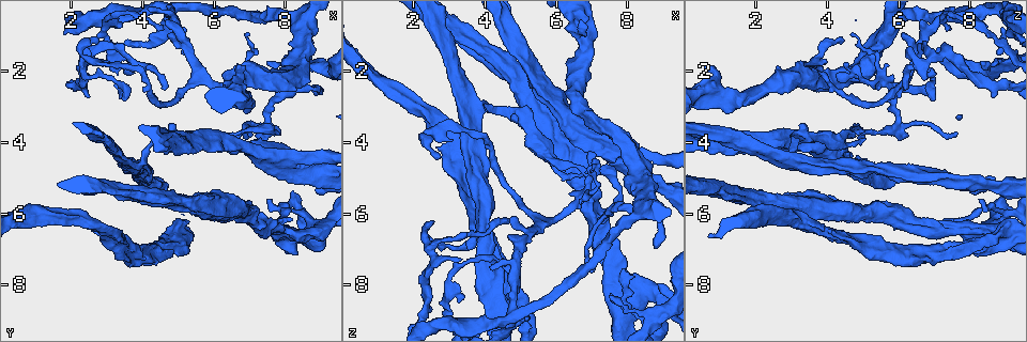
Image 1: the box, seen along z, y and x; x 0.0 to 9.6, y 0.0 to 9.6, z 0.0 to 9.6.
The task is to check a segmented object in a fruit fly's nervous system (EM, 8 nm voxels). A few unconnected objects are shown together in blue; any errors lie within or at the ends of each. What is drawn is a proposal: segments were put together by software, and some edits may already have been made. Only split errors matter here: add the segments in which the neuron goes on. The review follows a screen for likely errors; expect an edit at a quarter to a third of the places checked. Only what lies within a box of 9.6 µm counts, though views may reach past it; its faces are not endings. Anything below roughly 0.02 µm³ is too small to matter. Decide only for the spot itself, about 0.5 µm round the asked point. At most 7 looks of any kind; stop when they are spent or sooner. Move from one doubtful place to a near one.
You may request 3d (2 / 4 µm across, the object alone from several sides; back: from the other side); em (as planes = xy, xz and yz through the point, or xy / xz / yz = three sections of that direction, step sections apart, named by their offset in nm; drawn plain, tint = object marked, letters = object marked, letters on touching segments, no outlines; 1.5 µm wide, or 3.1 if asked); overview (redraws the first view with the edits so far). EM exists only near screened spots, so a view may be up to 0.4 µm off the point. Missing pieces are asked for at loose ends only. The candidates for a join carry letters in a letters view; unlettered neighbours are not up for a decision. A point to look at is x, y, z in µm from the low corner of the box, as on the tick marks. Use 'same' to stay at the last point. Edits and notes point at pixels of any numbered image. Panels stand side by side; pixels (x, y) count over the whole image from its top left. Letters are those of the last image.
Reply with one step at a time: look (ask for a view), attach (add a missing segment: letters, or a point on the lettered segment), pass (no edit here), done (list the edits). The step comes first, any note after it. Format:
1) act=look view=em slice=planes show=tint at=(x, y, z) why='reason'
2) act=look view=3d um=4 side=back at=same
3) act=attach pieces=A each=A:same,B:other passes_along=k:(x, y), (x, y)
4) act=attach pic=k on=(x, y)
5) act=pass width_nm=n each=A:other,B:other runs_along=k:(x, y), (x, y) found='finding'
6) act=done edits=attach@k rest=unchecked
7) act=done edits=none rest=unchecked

act=look view=3d um=2 at=(8.80, 2.50, 6.95) why='free end'

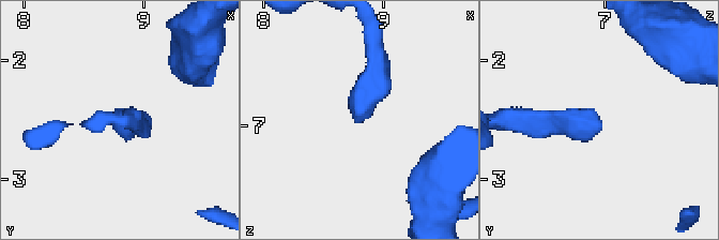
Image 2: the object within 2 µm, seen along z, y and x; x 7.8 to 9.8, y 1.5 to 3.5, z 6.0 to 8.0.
act=look view=em slice=planes show=letters at=(8.74, 2.58, 6.92)

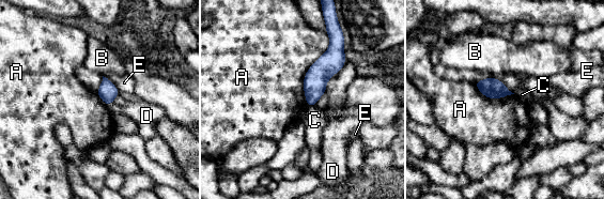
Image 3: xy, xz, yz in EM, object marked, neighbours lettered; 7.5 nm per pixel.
act=pass each=A:other,B:other,C:other,D:other,E:other runs_along=3:(336, 44), (309, 103) found='no lettered segment goes on from it'

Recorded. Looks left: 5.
act=look view=3d um=4 at=(7.00, 3.80, 7.60) why='an open end'

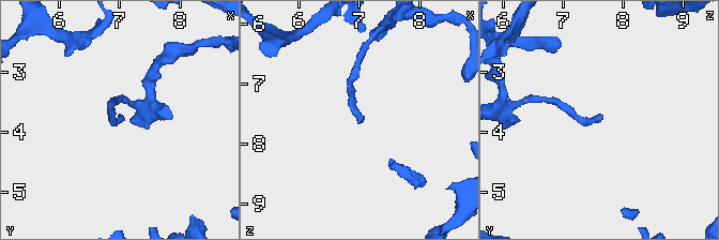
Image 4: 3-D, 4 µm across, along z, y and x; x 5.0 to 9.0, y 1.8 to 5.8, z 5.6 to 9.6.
act=look view=em slice=planes show=letters at=(7.00, 3.75, 7.65) why='shape alone is not enough'

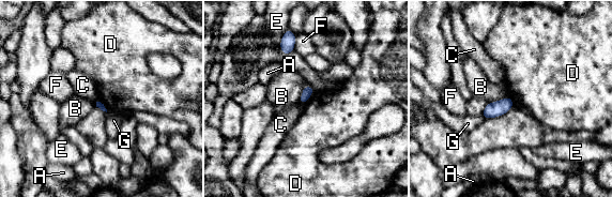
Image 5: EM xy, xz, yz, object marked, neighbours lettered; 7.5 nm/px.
act=pass each=A:other,B:other,C:other,D:other,E:other,F:other,G:other border=5:(315, 91), (303, 105) found='none of them fits'

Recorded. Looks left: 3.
act=look view=3d um=4 at=(4.50, 6.60, 8.70) why='branch stops here'

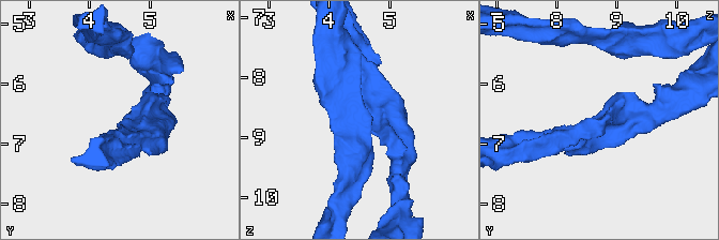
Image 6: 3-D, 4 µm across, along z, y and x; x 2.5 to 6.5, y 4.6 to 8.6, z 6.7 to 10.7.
act=look view=em slice=planes show=letters at=(4.55, 6.60, 8.75) why='need the tissue'

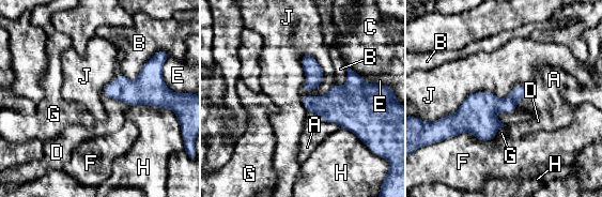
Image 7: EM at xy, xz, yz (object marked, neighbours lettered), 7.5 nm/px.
act=pass each=A:other,B:other,C:other,D:other,E:other,F:other,G:other,H:other,J:other border=7:(304, 54), (304, 88), (309, 92) found='none of them fits'

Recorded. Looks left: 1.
act=done edits=none rest=unchecked

